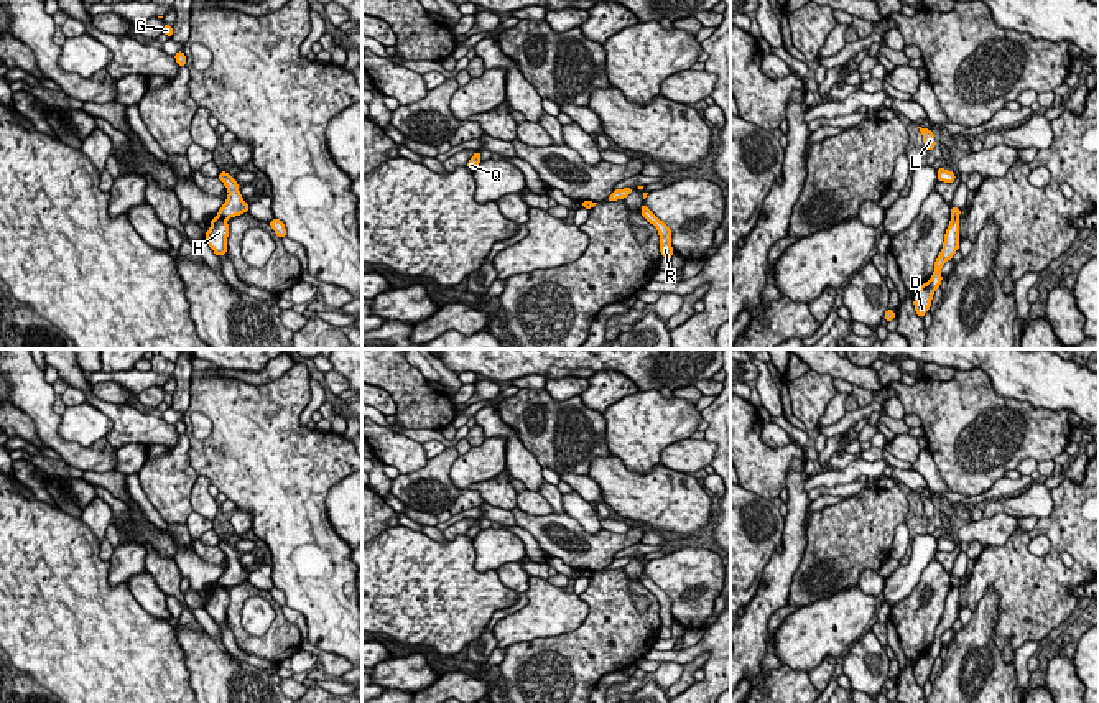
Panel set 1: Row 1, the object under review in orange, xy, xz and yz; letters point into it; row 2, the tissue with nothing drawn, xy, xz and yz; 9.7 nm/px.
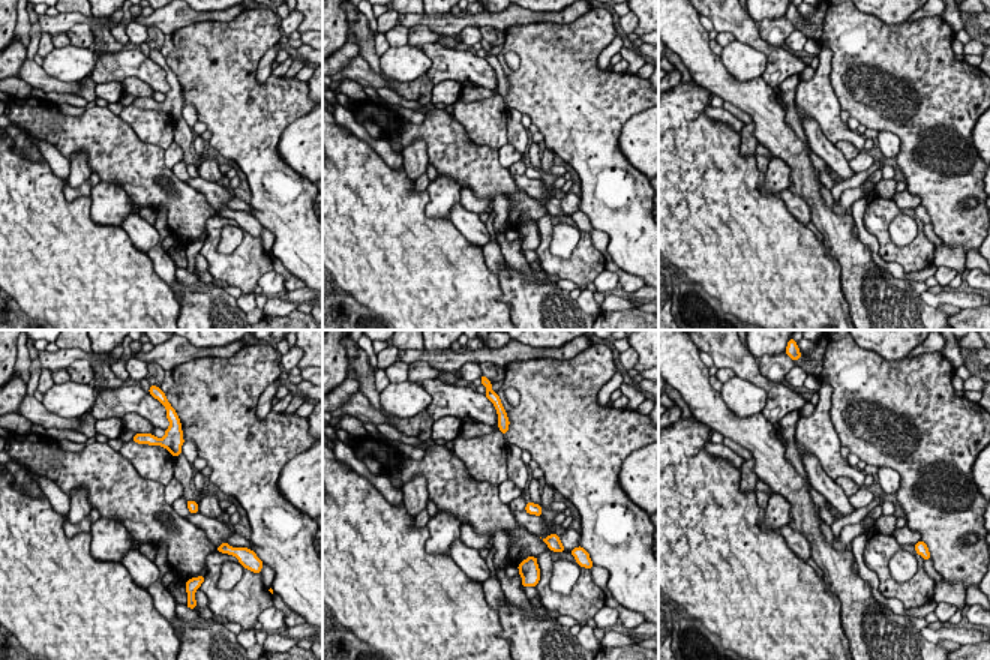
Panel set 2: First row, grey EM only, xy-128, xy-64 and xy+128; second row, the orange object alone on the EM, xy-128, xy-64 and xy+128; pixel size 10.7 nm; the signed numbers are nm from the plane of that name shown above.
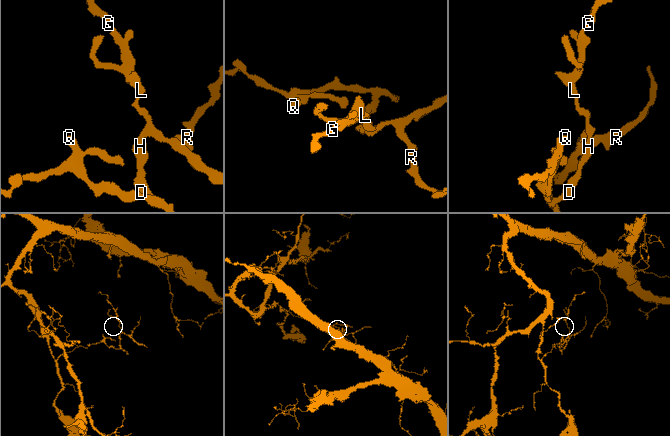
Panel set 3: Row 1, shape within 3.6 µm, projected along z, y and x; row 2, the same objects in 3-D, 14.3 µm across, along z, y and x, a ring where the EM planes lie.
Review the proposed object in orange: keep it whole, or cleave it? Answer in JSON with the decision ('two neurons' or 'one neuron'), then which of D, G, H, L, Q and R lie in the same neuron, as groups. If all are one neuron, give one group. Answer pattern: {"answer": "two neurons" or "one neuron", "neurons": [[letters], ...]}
{"answer": "two neurons", "neurons": [["D", "H", "Q"], ["G", "L", "R"]]}

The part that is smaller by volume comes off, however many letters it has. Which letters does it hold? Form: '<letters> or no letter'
G, L, R

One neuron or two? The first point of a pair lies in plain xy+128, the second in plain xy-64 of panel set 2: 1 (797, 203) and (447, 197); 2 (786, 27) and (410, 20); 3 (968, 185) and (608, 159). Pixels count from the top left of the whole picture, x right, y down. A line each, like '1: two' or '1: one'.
1: two
2: two
3: one

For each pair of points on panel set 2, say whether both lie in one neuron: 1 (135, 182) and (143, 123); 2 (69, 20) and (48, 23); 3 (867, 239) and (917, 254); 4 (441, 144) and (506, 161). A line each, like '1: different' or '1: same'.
1: different
2: same
3: different
4: different

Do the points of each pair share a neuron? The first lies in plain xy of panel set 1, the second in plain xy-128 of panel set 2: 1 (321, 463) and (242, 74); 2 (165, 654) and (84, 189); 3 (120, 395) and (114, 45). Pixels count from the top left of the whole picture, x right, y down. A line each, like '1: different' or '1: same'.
1: same
2: different
3: different

